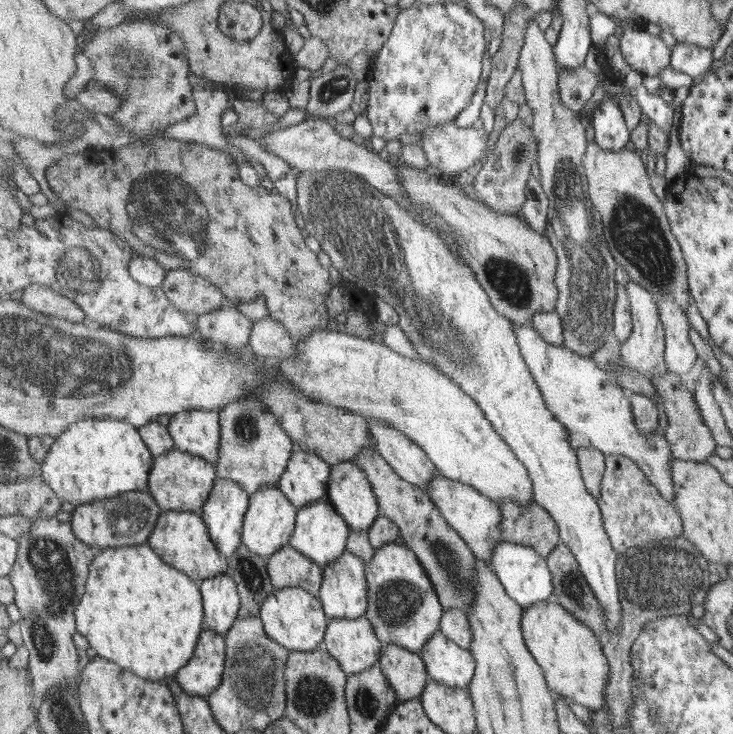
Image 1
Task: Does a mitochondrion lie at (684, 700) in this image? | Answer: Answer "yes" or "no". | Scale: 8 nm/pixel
no

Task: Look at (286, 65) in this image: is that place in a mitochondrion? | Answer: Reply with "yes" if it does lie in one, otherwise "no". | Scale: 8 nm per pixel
no

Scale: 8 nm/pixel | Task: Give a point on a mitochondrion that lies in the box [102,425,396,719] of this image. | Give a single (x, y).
(257, 665)

